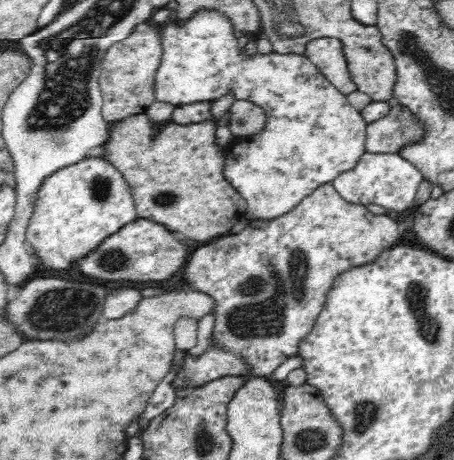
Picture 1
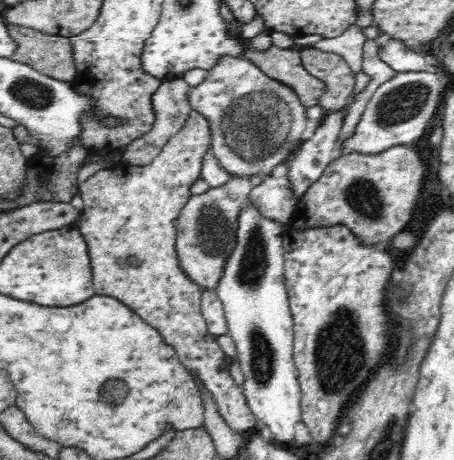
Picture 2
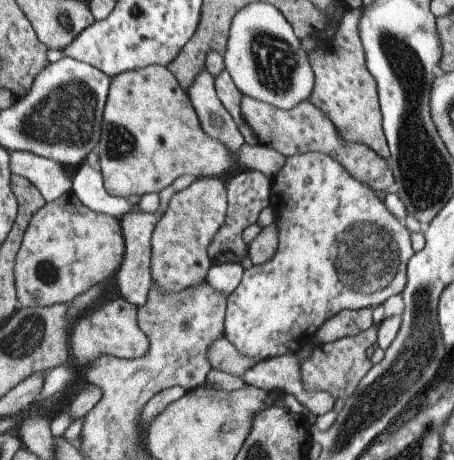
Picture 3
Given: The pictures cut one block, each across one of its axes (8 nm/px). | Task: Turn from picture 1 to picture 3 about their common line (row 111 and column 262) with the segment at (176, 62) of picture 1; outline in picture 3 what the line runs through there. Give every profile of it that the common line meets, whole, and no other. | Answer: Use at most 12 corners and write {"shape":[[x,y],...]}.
{"shape":[[323,152],[269,178],[273,256],[243,268],[223,338],[311,346],[407,286],[417,252]]}

